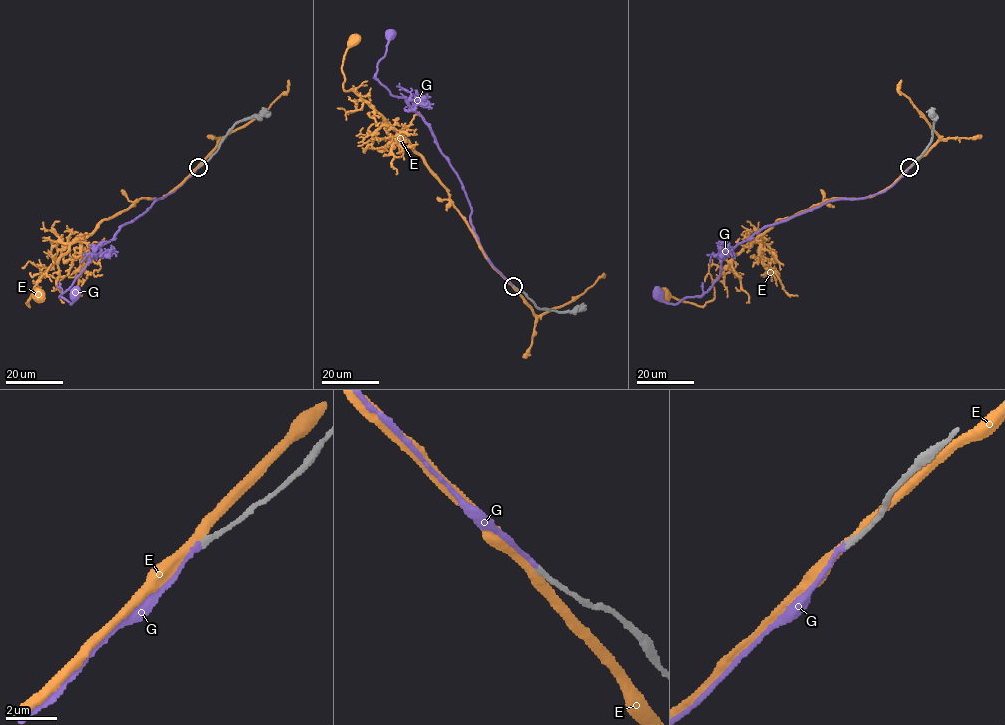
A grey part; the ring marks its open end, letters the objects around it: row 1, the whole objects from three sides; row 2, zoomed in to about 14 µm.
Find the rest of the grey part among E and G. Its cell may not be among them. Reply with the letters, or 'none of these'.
G

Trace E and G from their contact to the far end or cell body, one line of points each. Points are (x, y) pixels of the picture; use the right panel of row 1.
E: (910, 167), (877, 194), (832, 197), (778, 219), (734, 257), (714, 281), (712, 300), (702, 306), (662, 293)
G: (909, 167), (875, 195), (828, 201), (754, 233), (722, 260), (719, 277), (701, 295), (674, 304), (658, 295)

